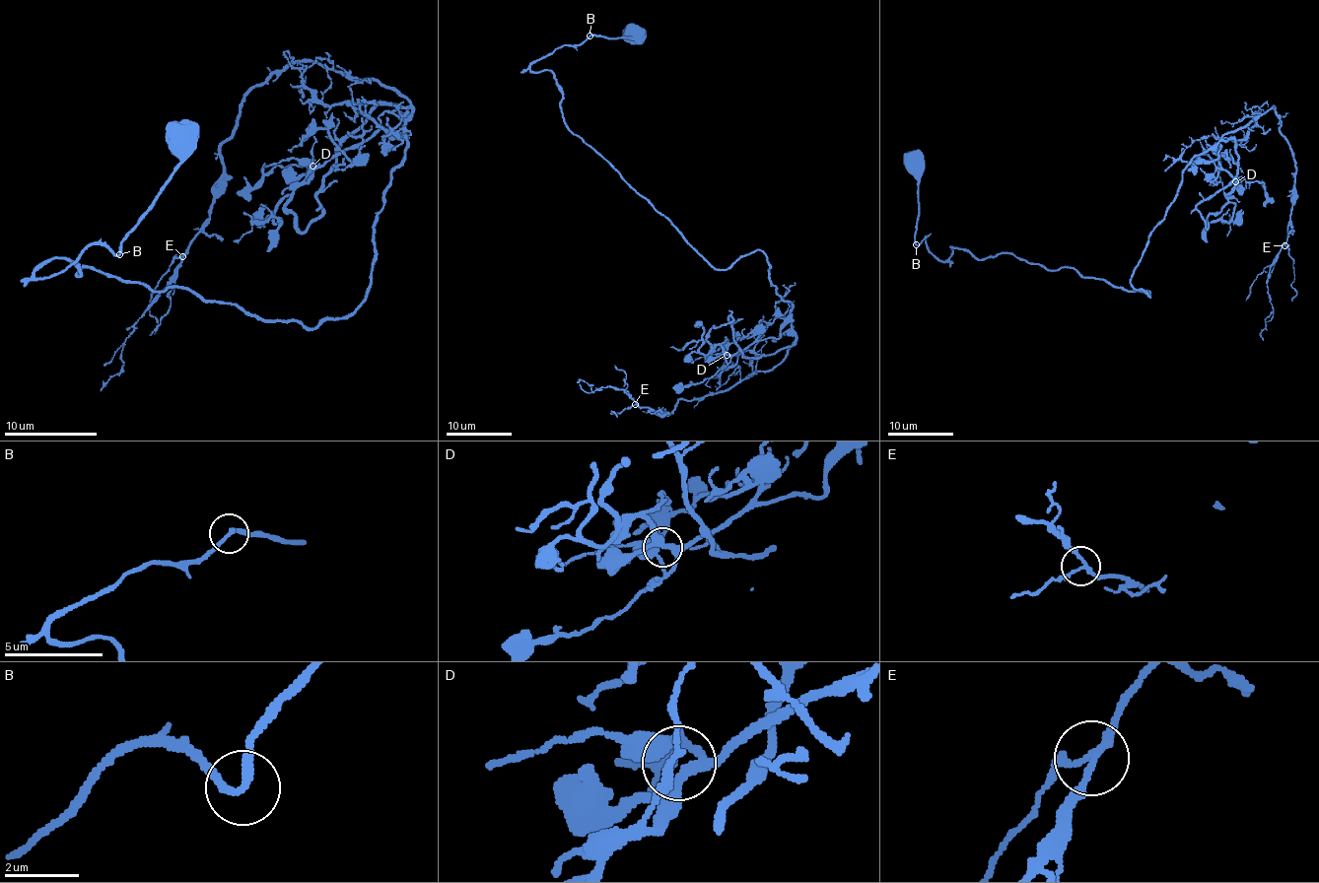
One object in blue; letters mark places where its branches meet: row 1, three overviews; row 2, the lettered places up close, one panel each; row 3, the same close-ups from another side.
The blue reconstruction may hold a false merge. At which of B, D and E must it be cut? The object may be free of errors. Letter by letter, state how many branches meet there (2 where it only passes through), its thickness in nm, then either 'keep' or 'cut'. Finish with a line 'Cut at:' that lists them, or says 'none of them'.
B: branches 2; calibre 190 nm; keep
D: branches 3; calibre 240 nm; keep
E: branches 3; calibre 160 nm; keep
Cut at: none of them

